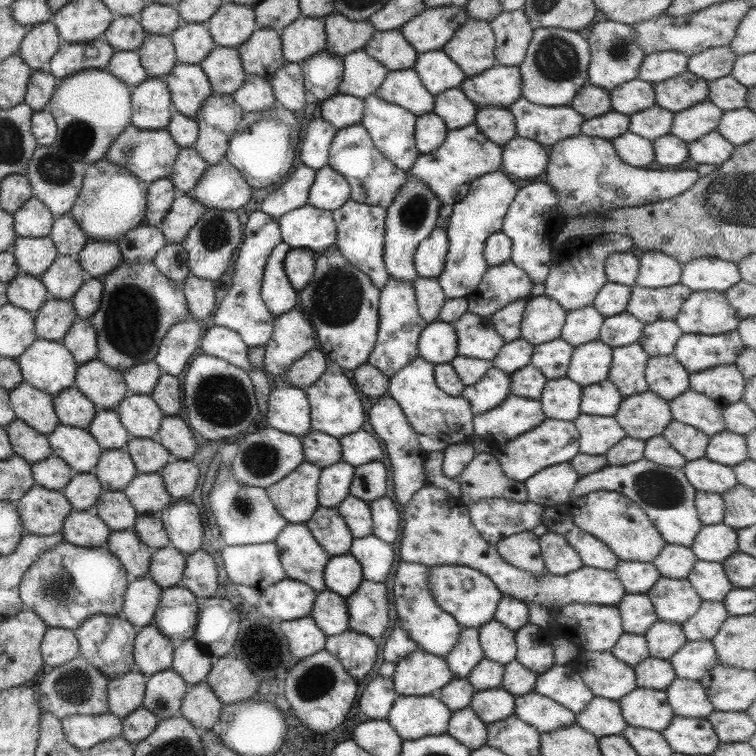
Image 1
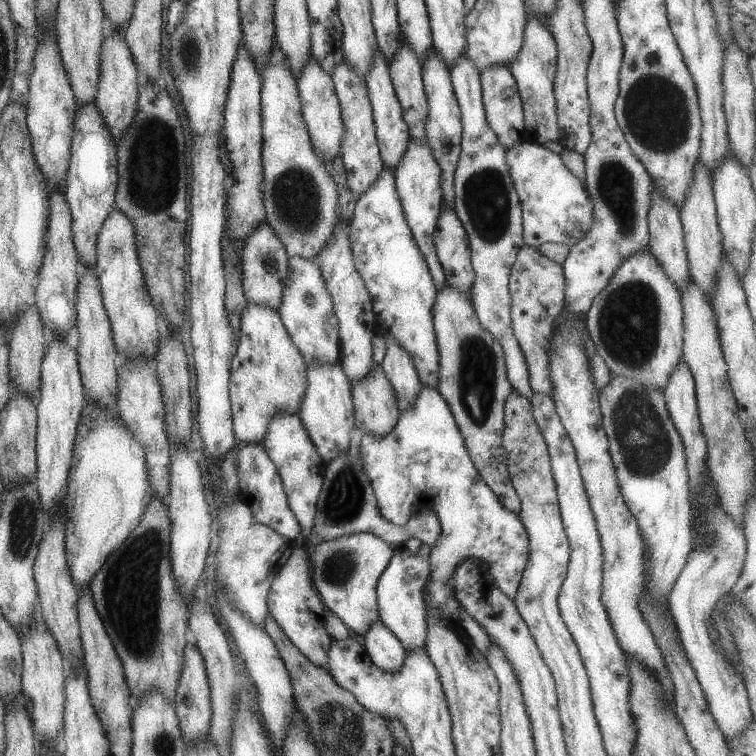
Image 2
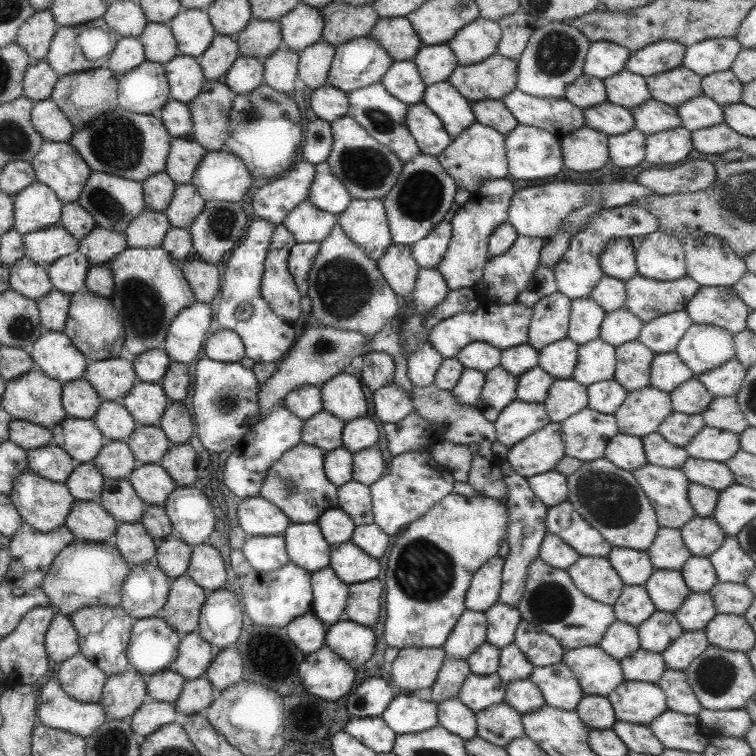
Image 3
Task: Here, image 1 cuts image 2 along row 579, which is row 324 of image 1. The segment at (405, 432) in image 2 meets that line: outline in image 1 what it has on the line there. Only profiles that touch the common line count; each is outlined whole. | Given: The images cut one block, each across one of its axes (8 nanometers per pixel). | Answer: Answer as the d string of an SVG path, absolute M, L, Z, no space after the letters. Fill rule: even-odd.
M527 298L517 299L491 315L489 322L493 325L494 332L503 338L504 343L520 337L520 323L525 304ZM427 323L417 340L418 356L431 364L449 363L457 355L457 338L451 323Z

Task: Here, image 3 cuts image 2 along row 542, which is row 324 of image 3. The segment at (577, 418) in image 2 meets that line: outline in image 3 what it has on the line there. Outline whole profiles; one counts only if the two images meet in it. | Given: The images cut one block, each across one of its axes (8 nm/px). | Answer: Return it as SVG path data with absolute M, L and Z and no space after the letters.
M621 308L604 314L598 338L614 348L629 341L636 341L641 328L641 321L626 308Z

